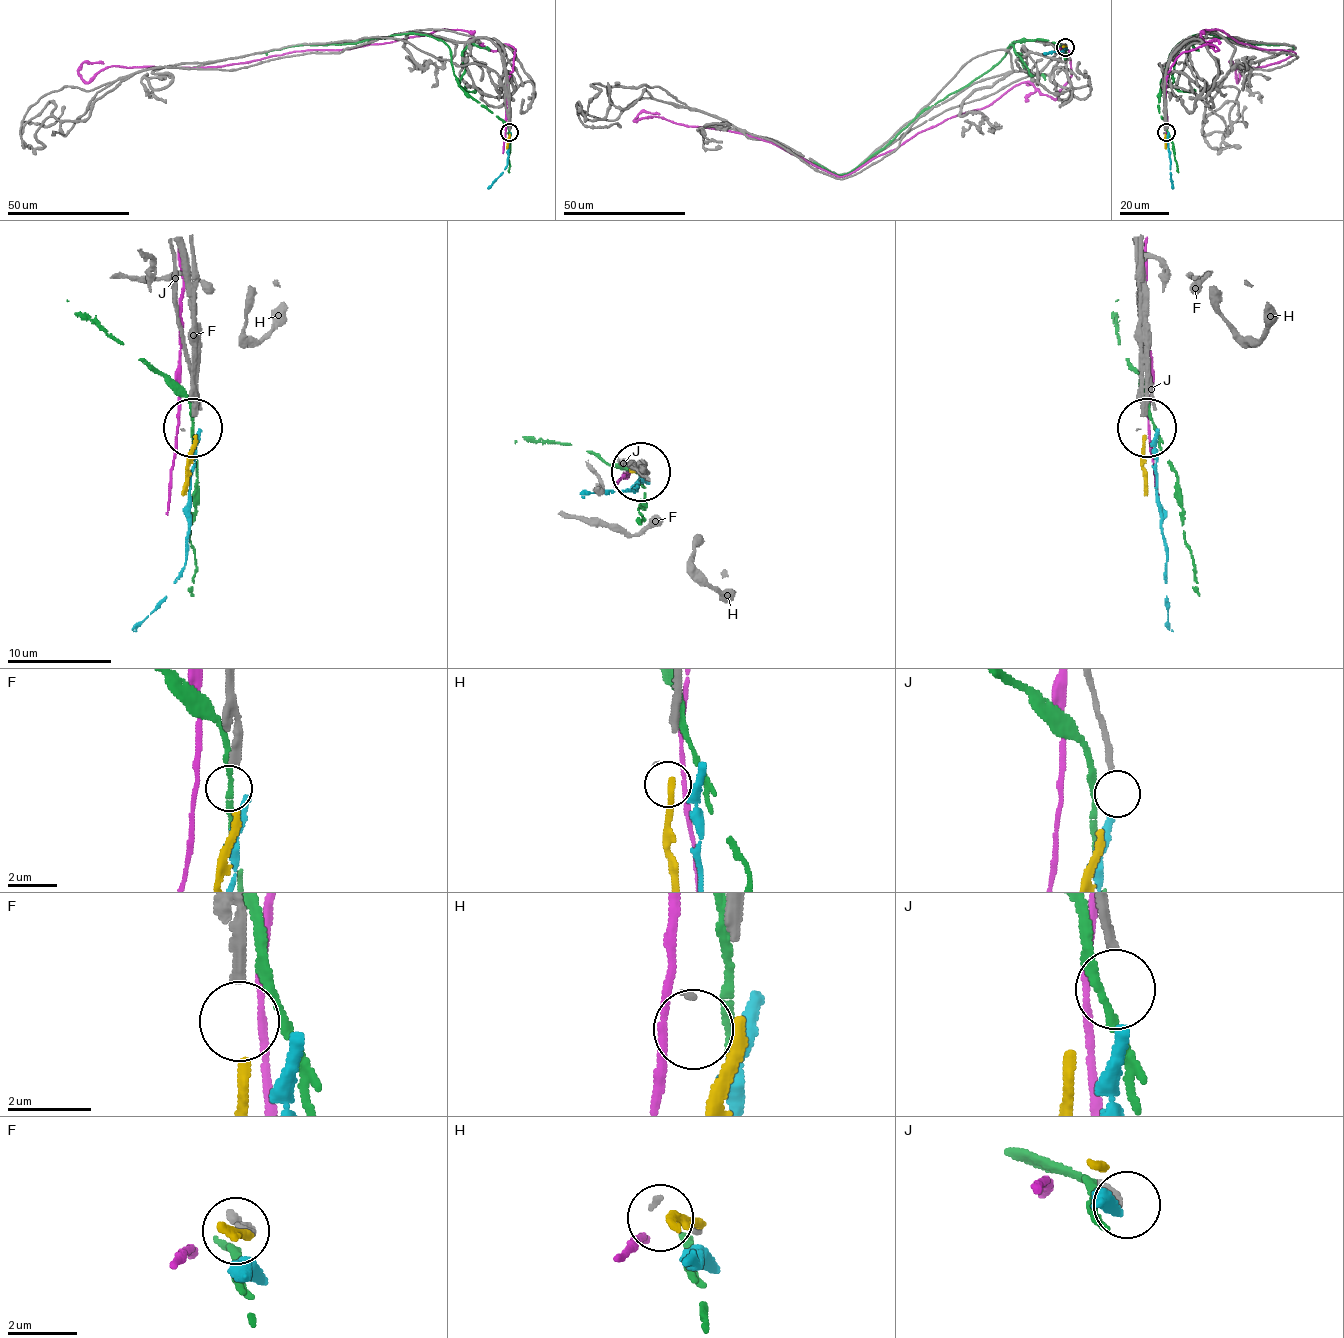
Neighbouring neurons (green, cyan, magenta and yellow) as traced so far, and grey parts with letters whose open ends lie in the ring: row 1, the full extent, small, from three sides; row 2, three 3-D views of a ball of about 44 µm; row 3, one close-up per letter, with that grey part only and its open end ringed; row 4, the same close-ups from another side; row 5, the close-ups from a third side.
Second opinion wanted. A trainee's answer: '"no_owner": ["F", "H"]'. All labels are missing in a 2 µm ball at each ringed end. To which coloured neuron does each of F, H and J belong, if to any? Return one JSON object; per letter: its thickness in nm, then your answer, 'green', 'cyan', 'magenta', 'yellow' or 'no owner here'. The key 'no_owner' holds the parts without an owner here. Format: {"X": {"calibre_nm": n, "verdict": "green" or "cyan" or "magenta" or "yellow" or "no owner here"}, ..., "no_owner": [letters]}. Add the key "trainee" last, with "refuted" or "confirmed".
{"F": {"calibre_nm": 300, "verdict": "yellow"}, "H": {"calibre_nm": 110, "verdict": "no owner here"}, "J": {"calibre_nm": 240, "verdict": "cyan"}, "no_owner": ["H"], "trainee": "refuted"}

